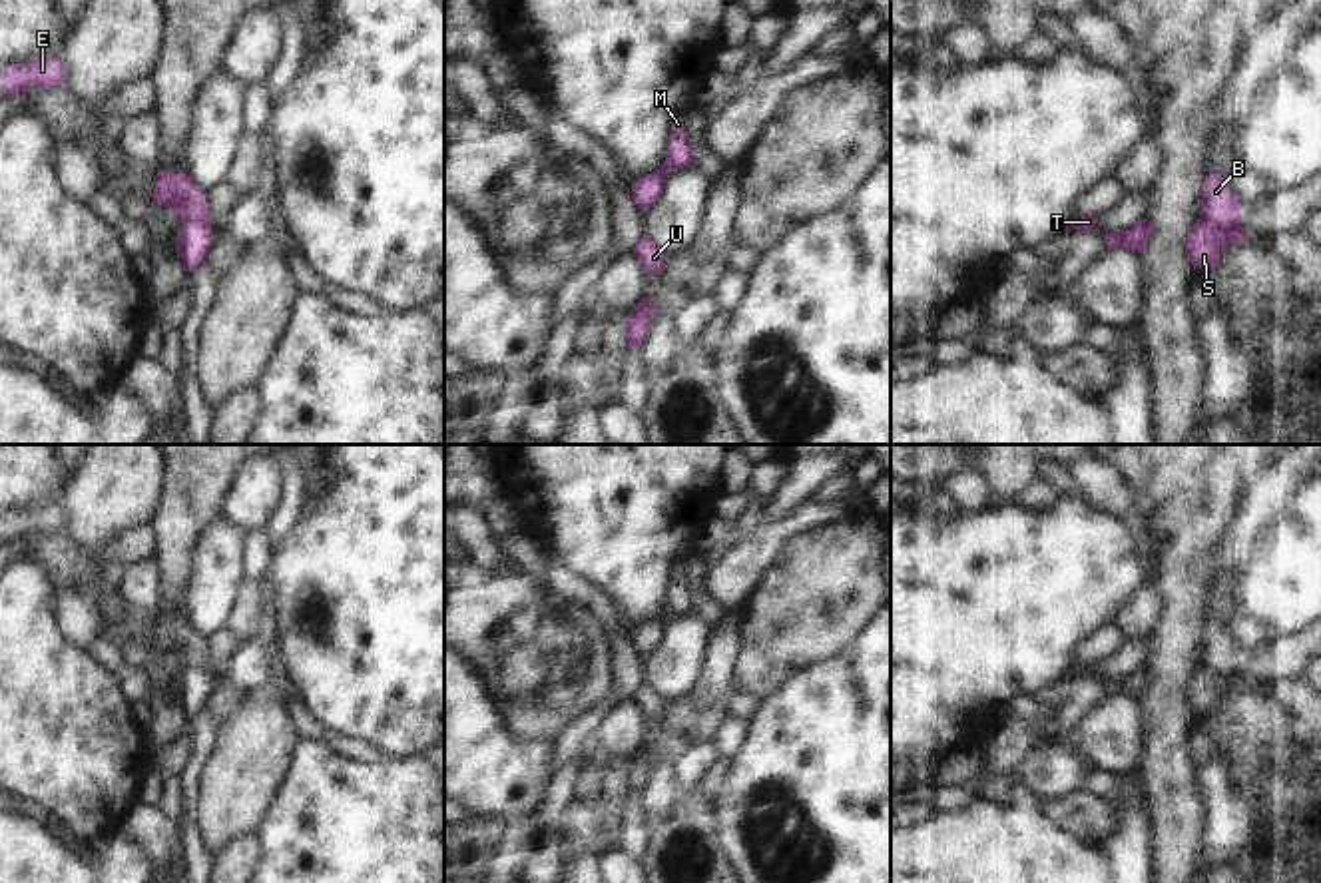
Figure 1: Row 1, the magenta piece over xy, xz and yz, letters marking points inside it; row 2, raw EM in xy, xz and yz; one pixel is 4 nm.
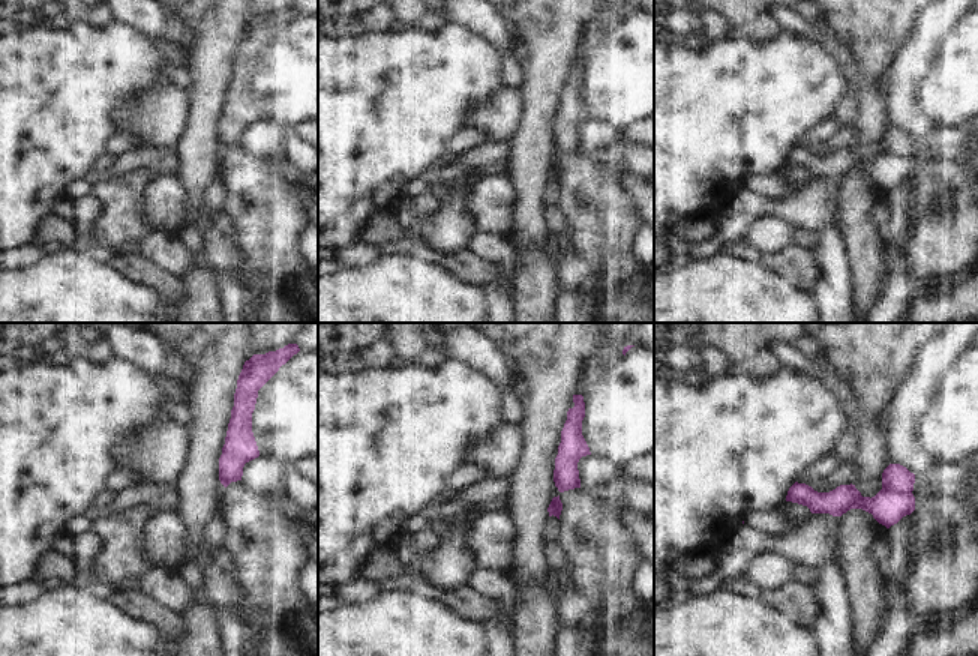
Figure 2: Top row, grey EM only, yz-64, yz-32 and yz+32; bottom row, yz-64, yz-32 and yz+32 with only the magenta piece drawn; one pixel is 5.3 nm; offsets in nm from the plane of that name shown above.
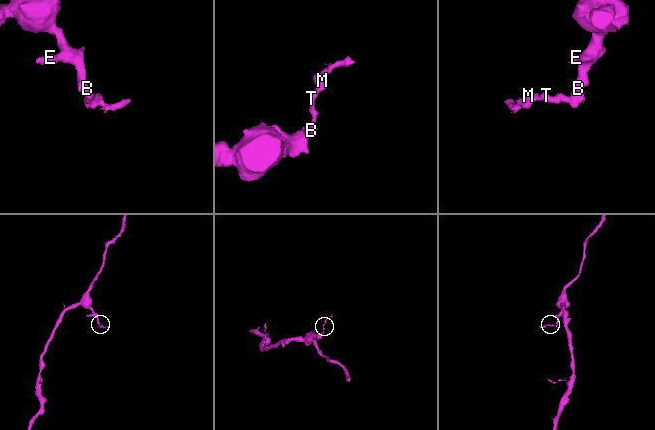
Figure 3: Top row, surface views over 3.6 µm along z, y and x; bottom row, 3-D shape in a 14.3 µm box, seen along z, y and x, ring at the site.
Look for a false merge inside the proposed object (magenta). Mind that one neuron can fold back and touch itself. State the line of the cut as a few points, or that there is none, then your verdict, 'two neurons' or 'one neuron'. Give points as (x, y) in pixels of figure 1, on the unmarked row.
cut yz (1202, 664), (1224, 674), (1238, 672); two neurons

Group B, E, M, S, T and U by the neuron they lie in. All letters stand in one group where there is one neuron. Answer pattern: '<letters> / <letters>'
B E / M S T U

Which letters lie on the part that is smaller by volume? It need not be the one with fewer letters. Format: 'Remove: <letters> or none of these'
Remove: M, S, T, U

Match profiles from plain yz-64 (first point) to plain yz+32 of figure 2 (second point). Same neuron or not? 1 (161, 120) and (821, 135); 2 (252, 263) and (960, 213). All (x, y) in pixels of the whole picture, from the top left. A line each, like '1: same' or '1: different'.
1: different
2: different

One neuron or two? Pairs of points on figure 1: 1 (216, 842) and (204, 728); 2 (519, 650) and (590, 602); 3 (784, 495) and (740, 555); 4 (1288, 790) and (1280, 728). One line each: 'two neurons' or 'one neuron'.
1: two neurons
2: two neurons
3: two neurons
4: two neurons

